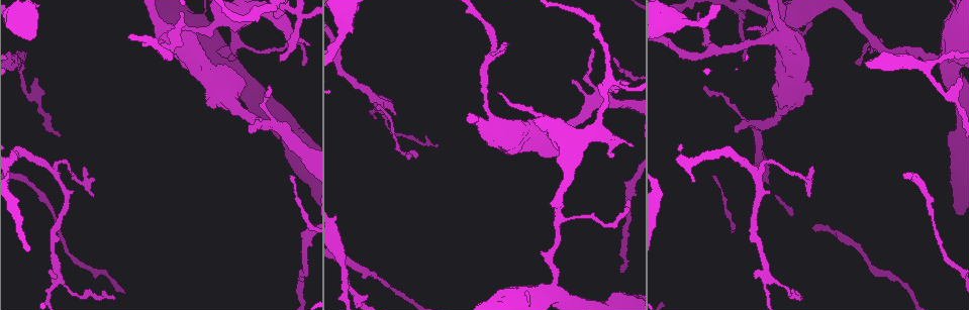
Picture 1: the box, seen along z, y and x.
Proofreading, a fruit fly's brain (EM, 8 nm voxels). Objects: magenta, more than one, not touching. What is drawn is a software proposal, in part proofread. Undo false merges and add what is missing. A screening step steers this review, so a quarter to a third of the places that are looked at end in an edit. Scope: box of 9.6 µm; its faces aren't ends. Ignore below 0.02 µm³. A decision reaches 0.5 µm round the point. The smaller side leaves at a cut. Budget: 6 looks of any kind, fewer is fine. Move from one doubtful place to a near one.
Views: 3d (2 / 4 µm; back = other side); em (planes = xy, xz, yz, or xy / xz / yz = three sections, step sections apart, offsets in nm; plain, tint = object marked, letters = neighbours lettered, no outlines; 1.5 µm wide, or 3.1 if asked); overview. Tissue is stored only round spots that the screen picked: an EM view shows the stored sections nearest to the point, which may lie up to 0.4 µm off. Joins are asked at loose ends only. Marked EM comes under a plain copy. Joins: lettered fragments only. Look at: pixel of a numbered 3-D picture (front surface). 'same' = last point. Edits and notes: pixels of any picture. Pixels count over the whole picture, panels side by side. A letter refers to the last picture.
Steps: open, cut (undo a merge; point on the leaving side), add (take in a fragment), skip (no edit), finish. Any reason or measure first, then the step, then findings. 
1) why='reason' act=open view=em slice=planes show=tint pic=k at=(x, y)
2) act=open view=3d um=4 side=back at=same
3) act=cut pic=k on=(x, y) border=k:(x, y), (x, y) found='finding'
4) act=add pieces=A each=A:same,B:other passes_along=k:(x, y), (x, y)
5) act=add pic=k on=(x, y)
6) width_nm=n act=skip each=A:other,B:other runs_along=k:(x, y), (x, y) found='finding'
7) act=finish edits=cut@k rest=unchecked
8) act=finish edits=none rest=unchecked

why='a fork' act=open view=3d um=4 pic=1 at=(170, 47)

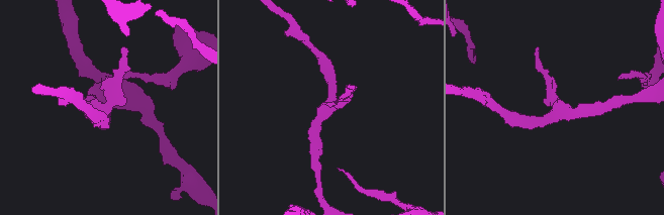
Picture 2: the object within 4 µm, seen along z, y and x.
why='shape alone is not enough' act=open view=em slice=xy step=8 show=tint pic=2 at=(559, 111)

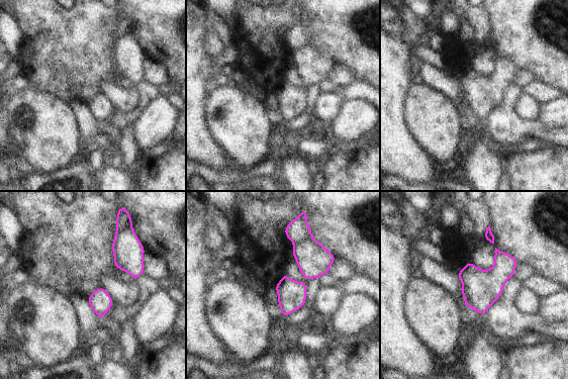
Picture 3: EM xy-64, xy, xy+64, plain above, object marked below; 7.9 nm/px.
act=open view=em slice=yz step=4 show=letters at=same

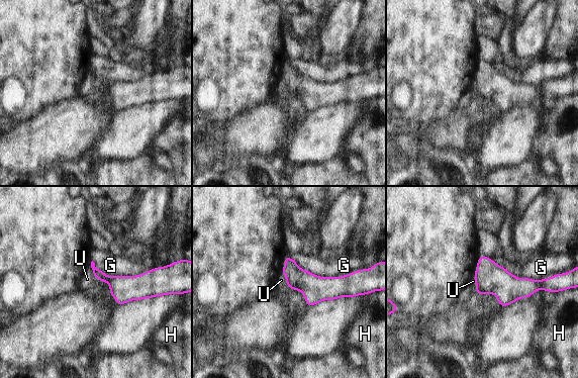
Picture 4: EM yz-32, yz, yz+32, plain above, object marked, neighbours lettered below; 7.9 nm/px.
longest_contact=G:550nm act=skip each=G:other,H:other,U:other border=4:(551, 291), (538, 289), (518, 299) found='all the same neuron'

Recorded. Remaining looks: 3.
why='sharp bend' act=open view=3d um=4 pic=1 at=(620, 84)

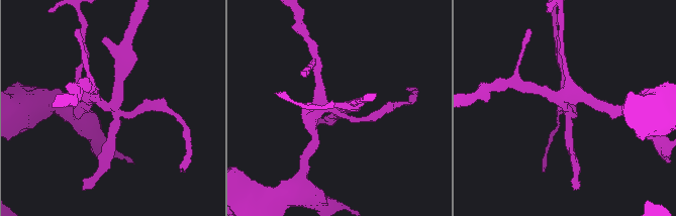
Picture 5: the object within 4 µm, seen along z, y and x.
why='need the tissue' act=open view=em slice=planes show=letters pic=5 at=(566, 105)

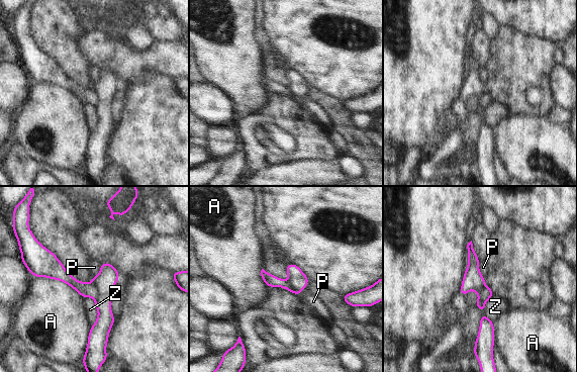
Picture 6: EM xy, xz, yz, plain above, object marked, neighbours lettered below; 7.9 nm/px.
act=cut pic=6 on=(107, 277) each=A:other,P:other,Z:other border=6:(91, 282), (97, 292), (95, 299) found='two neurons meet here'

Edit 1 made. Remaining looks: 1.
act=finish edits=cut@6 rest=unchecked

